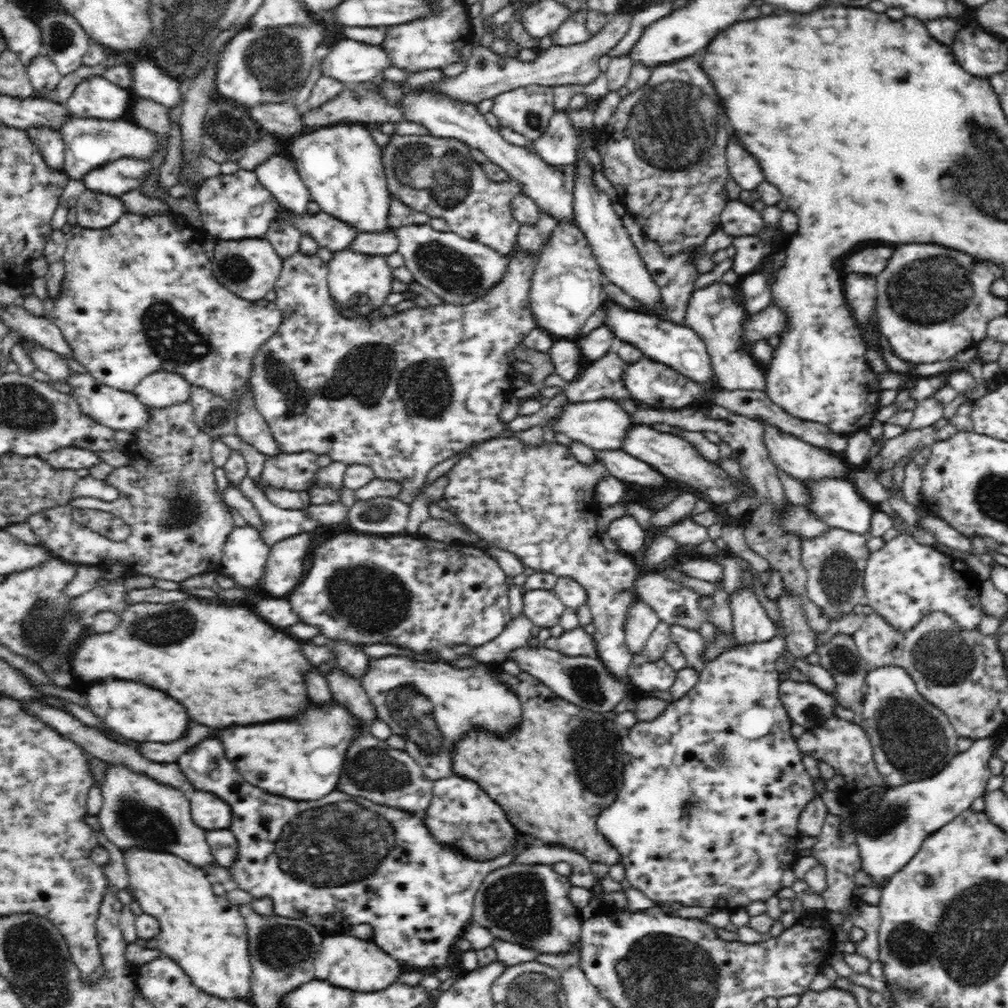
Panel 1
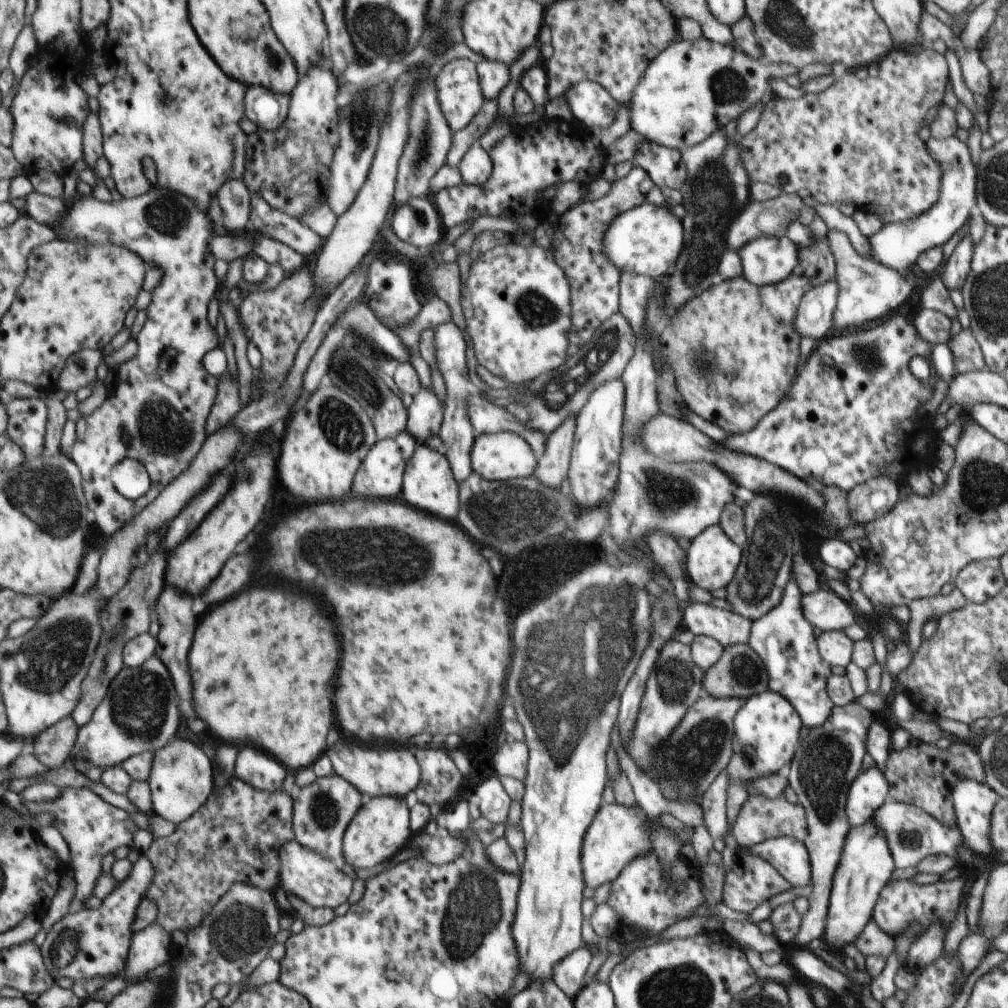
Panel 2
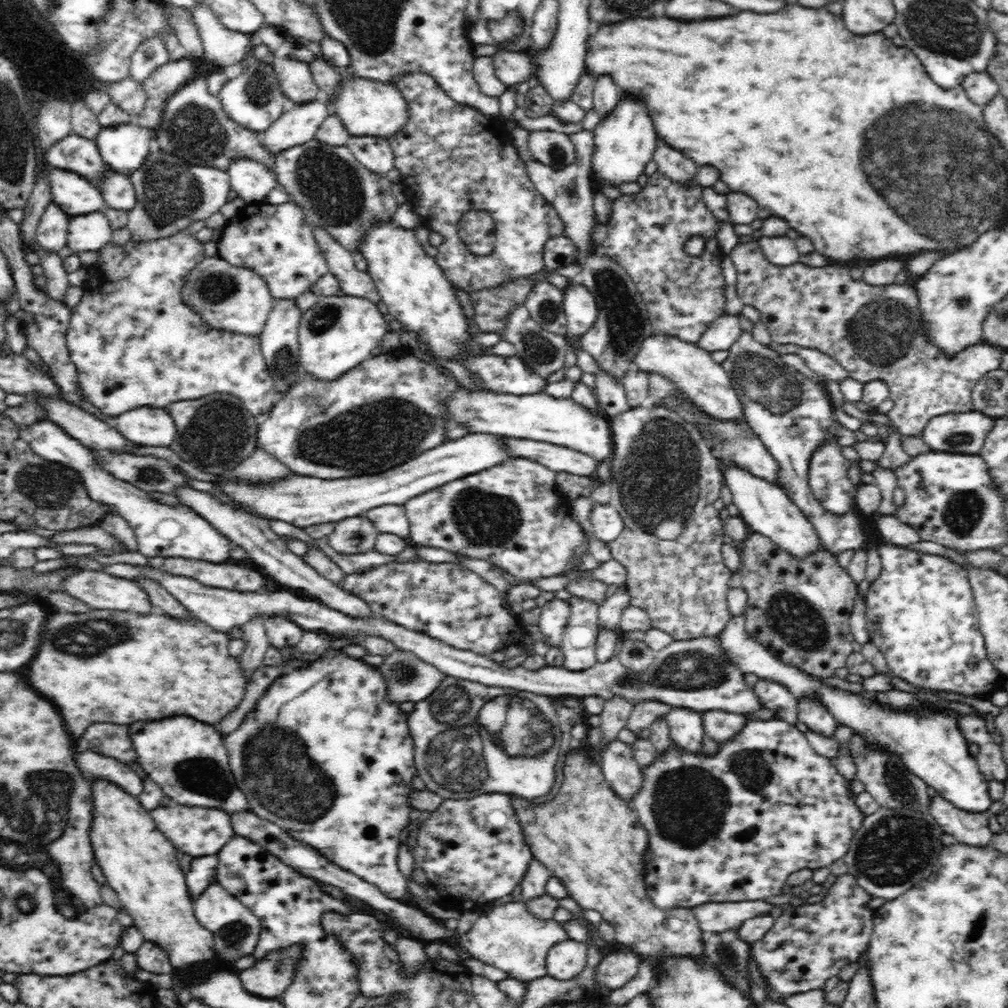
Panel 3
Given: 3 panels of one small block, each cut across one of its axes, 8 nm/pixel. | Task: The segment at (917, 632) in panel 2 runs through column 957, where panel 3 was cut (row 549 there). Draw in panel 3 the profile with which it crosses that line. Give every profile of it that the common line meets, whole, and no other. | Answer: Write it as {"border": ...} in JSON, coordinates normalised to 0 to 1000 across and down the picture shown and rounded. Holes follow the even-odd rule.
{"border":[[[573,492],[569,496],[565,496],[565,506],[568,509],[568,514],[574,519],[576,525],[581,527],[583,535],[585,535],[584,548],[589,555],[594,559],[604,558],[608,553],[602,540],[593,536],[588,528],[588,523],[585,517],[587,504],[590,502],[590,497],[586,493]]]}

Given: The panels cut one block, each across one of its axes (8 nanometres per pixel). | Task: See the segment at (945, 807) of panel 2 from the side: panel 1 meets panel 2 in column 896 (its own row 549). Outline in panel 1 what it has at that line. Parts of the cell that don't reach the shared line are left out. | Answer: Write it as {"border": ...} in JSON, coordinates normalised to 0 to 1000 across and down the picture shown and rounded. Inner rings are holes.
{"border":[[[611,396],[610,398],[624,411],[627,421],[645,423],[657,419],[657,421],[673,423],[685,429],[705,427],[710,429],[716,438],[724,441],[727,448],[726,451],[734,458],[736,470],[743,476],[744,482],[750,489],[750,494],[754,496],[754,502],[750,504],[750,507],[744,509],[744,518],[737,525],[742,542],[762,556],[762,561],[764,561],[766,565],[774,568],[777,585],[785,587],[785,589],[793,593],[796,603],[799,605],[799,614],[804,624],[810,629],[817,629],[821,625],[821,618],[824,615],[821,612],[817,612],[815,604],[808,600],[804,596],[802,588],[800,588],[801,568],[795,558],[795,537],[786,532],[784,528],[777,527],[776,524],[772,523],[772,520],[765,518],[769,516],[769,505],[780,504],[783,497],[779,492],[776,478],[770,472],[770,468],[772,468],[770,466],[771,462],[764,458],[765,454],[762,454],[763,445],[760,444],[758,438],[759,422],[750,419],[750,415],[744,417],[744,414],[740,415],[737,411],[730,411],[730,413],[724,413],[724,415],[716,417],[706,417],[702,412],[698,412],[694,407],[685,402],[684,404],[681,403],[681,405],[675,405],[675,407],[651,407],[650,405],[634,403],[632,399],[625,396]]]}

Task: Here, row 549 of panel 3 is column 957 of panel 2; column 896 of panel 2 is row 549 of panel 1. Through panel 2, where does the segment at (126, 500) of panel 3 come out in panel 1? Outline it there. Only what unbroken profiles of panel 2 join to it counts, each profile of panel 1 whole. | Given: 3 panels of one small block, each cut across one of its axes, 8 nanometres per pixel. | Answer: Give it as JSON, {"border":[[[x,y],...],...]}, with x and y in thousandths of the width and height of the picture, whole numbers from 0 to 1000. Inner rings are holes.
{"border":[[[233,523],[221,543],[218,568],[232,574],[235,582],[252,581],[260,576],[267,548],[254,525]]]}

